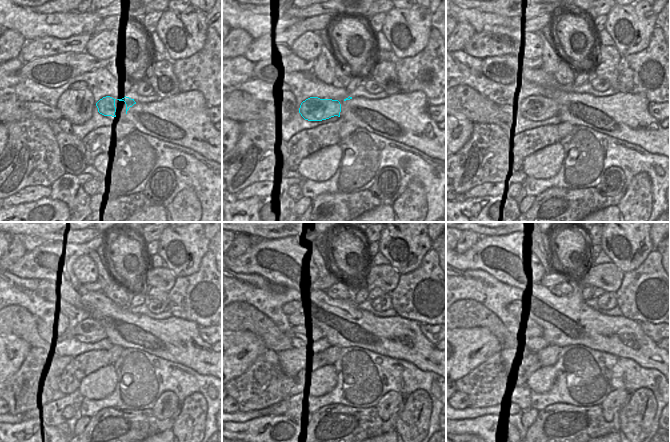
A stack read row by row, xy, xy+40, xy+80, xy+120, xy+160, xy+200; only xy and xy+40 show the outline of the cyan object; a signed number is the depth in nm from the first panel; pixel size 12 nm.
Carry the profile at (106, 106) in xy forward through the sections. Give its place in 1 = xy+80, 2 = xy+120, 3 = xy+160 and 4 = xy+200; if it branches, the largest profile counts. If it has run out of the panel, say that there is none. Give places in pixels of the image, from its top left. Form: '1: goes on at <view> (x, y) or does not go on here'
1: goes on at xy+80 (536, 108)
2: goes on at xy+120 (90, 331)
3: goes on at xy+160 (309, 330)
4: goes on at xy+200 (530, 328)

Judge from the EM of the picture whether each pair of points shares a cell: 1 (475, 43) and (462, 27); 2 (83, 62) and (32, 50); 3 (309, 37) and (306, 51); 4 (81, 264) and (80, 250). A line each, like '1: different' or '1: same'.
1: different
2: different
3: same
4: different

